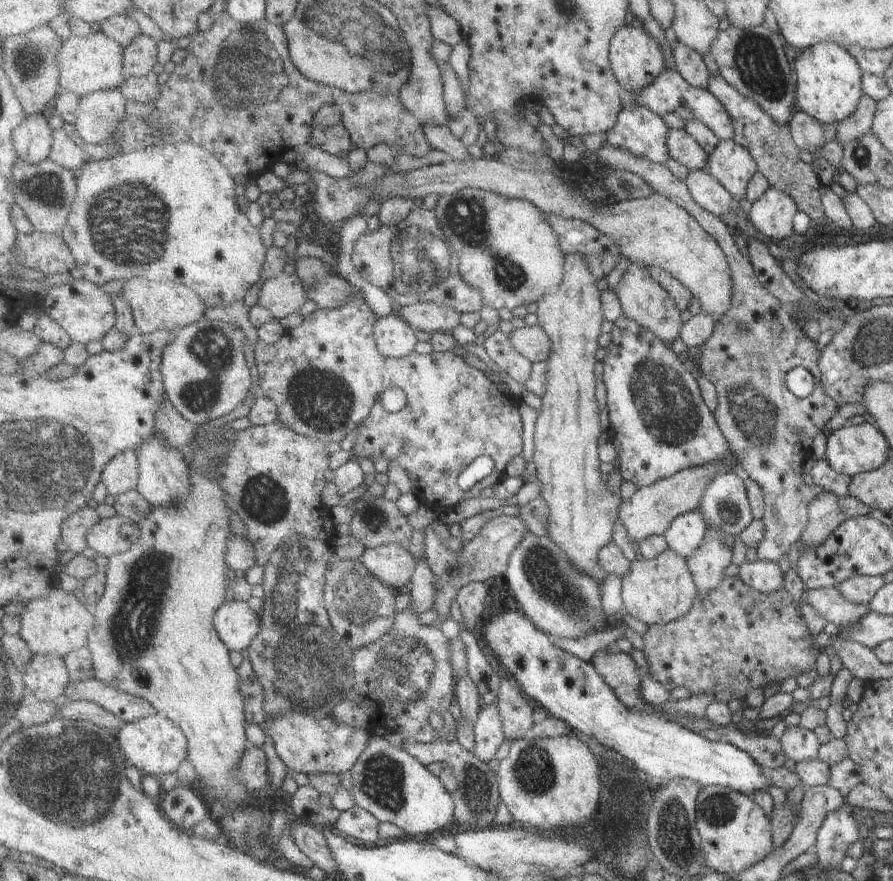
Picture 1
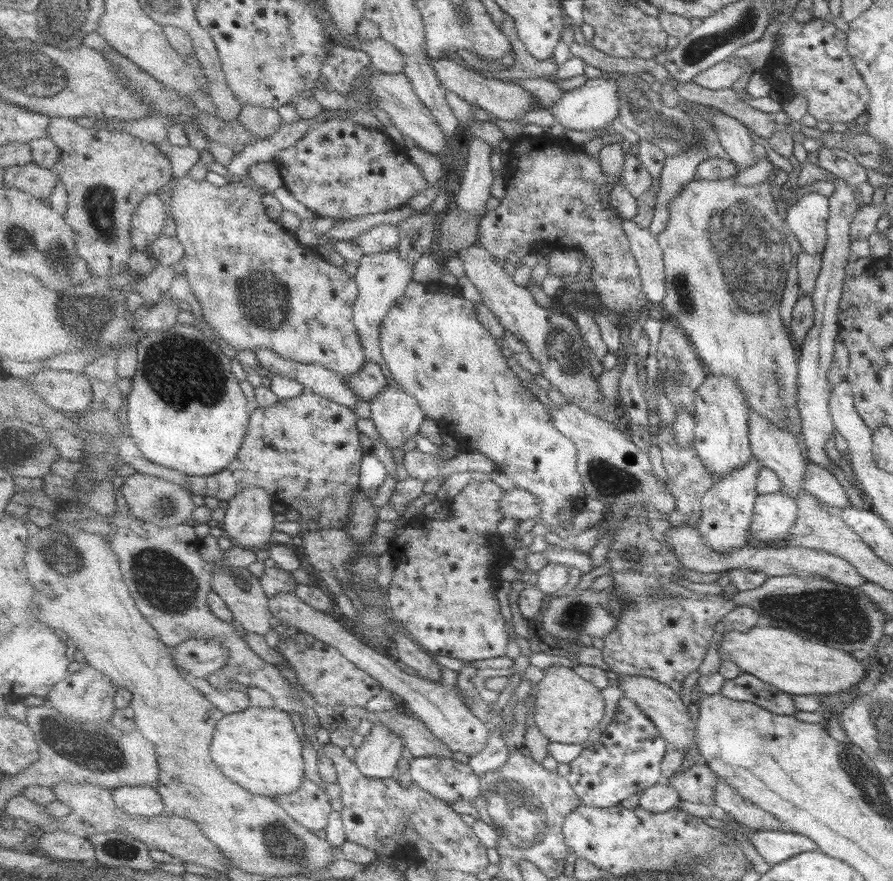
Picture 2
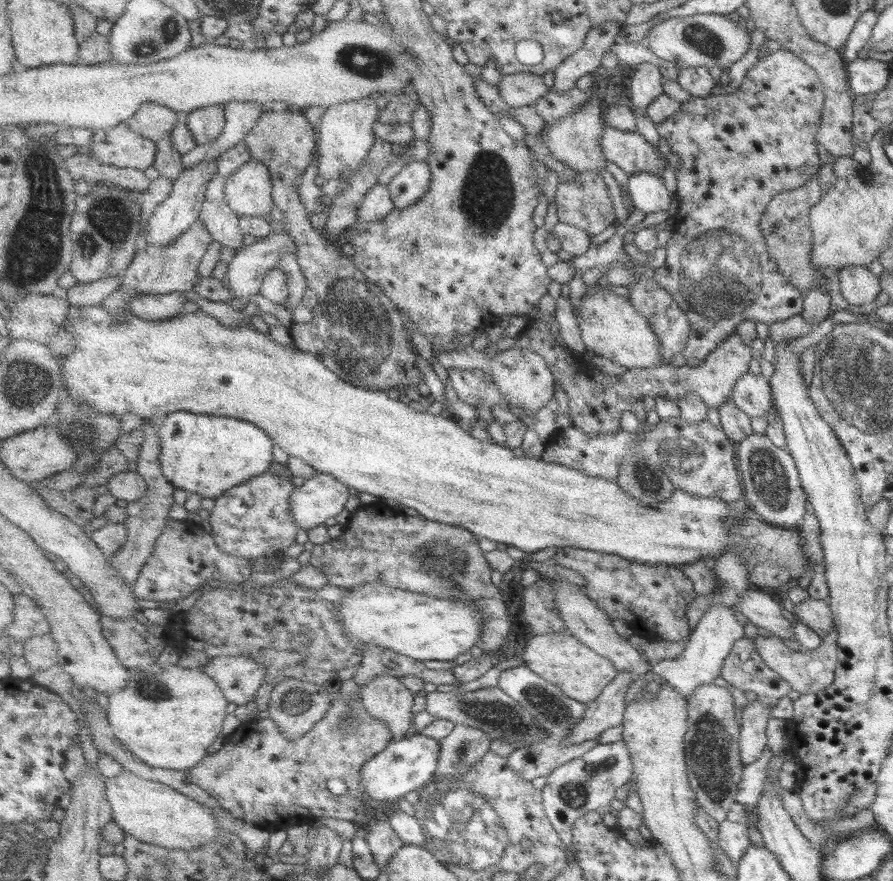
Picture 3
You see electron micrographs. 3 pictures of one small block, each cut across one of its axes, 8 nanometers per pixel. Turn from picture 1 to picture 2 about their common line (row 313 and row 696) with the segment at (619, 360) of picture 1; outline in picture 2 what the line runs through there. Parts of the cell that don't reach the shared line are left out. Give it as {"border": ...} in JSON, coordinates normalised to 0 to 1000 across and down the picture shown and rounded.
{"border":[[[698,790],[679,831],[665,839],[660,850],[638,866],[639,879],[634,882],[649,902],[653,914],[685,917],[746,885],[742,865],[750,850],[735,820],[721,810],[708,792]]]}

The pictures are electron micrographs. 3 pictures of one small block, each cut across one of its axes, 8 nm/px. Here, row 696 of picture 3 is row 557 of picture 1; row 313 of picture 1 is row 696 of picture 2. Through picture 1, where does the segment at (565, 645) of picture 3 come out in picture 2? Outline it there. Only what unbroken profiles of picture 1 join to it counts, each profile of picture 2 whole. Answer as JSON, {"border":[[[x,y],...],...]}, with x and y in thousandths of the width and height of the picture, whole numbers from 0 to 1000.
{"border":[[[622,755],[610,760],[610,768],[602,780],[600,801],[601,810],[597,821],[616,841],[632,844],[664,841],[669,838],[665,831],[679,815],[679,795],[673,782],[636,756]]]}

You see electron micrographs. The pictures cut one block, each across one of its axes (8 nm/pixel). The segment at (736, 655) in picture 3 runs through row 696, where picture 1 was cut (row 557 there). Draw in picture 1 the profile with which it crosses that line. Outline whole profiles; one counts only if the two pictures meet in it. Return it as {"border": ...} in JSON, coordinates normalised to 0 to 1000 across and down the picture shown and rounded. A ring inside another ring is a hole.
{"border":[[[676,163],[671,171],[672,182],[688,193],[705,194],[725,204],[737,219],[748,221],[755,229],[778,244],[787,258],[810,283],[819,303],[821,320],[820,350],[807,361],[797,381],[786,393],[786,409],[783,421],[802,442],[803,462],[798,468],[805,487],[817,503],[825,524],[832,530],[838,540],[856,557],[857,578],[852,591],[857,599],[856,611],[842,623],[841,631],[852,637],[871,640],[876,633],[882,632],[885,622],[897,613],[897,606],[903,602],[905,593],[904,574],[922,557],[916,551],[905,552],[898,541],[898,527],[907,520],[909,501],[920,489],[925,480],[938,468],[940,459],[933,455],[923,443],[917,421],[918,396],[907,386],[891,363],[875,343],[850,319],[841,295],[829,285],[822,275],[821,267],[813,254],[801,243],[788,238],[774,219],[769,205],[764,204],[748,191],[747,187],[732,184],[726,178],[712,177],[683,163]],[[891,415],[898,415],[909,423],[913,429],[910,445],[904,452],[891,451],[880,439],[880,425]]]}

